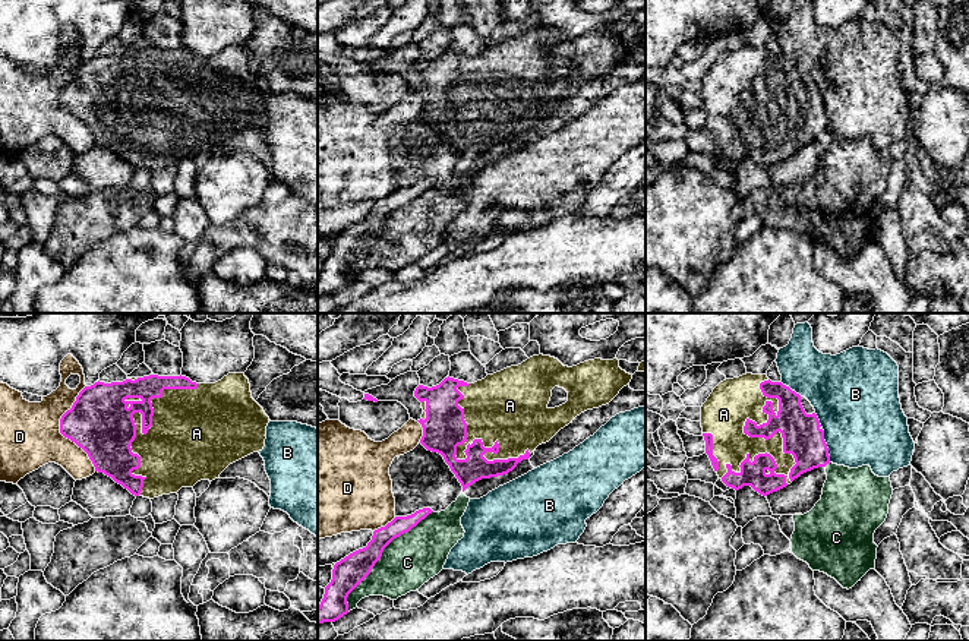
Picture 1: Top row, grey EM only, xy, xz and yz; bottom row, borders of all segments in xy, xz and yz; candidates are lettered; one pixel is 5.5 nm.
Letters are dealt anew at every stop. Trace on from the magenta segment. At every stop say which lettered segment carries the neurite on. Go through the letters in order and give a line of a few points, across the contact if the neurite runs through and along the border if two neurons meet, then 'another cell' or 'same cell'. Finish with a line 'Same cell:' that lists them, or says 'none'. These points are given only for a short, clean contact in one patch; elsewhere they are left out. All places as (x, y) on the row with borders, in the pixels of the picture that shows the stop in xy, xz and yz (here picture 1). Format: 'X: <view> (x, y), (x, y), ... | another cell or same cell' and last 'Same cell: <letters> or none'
A: same cell
B: another cell
C: another cell
D: another cell
Same cell: A

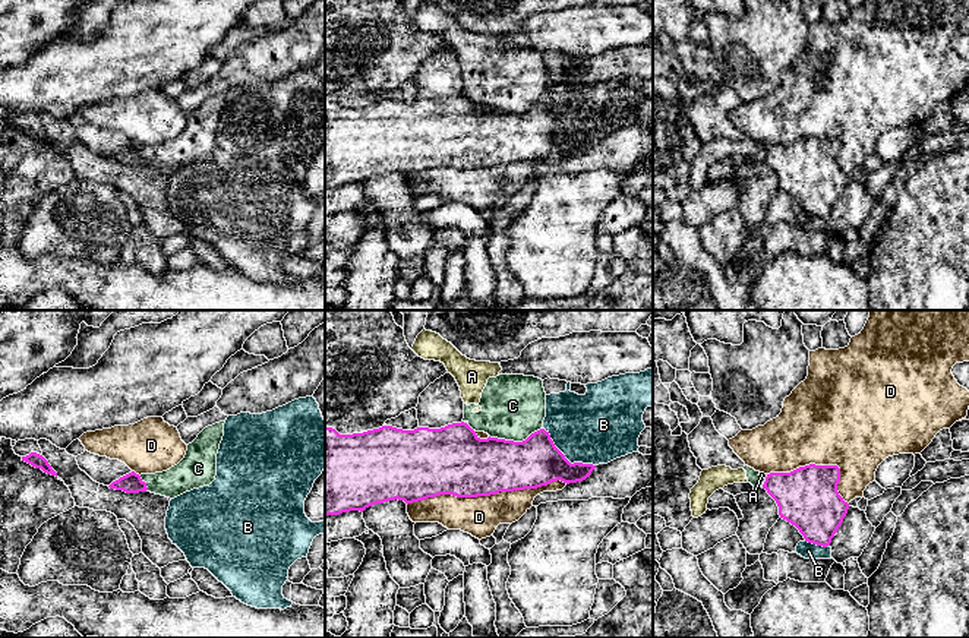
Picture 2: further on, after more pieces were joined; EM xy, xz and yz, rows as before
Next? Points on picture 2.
A: xz (463, 422), (467, 425) | another cell
B: another cell
C: xz (542, 428), (521, 441), (489, 436) | another cell
D: another cell
Same cell: none

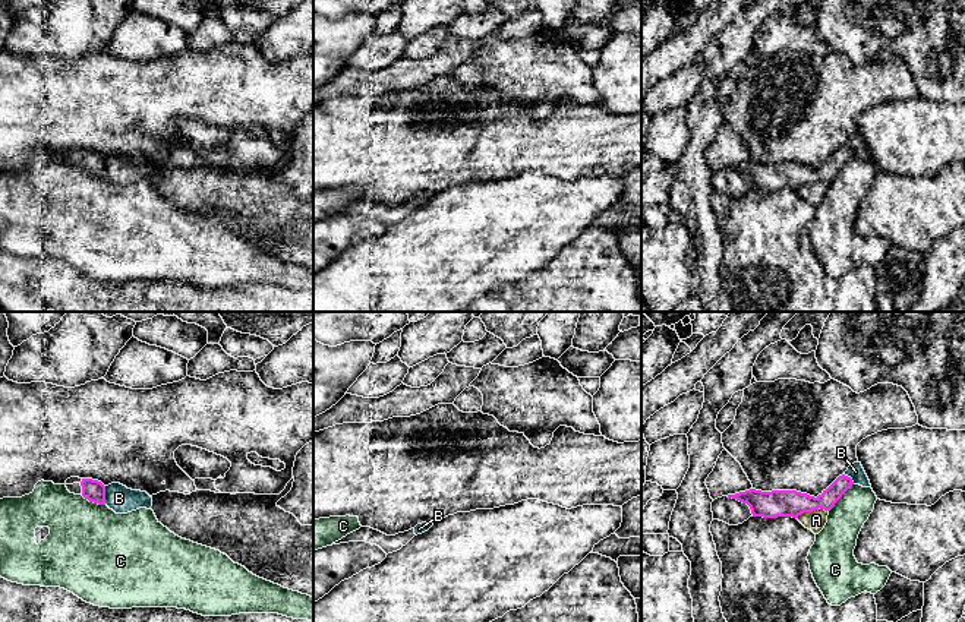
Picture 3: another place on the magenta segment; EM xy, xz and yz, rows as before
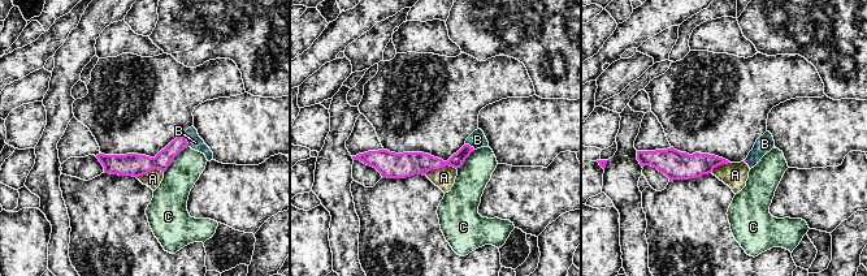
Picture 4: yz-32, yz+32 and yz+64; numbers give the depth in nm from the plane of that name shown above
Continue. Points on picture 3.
A: yz (828, 510), (804, 511), (797, 518) | another cell
B: xy (94, 491), (104, 495), (119, 498) | same cell
C: yz (852, 483), (829, 511) | another cell
Same cell: B

